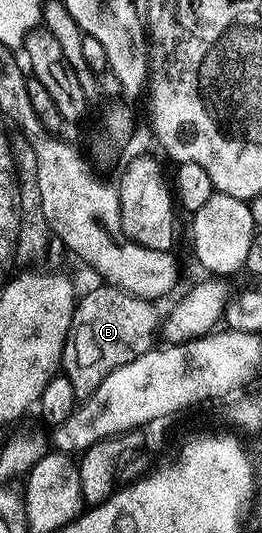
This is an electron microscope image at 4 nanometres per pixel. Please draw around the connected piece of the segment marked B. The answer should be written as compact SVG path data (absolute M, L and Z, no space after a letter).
M100 284L97 290L81 297L72 314L72 326L68 329L64 345L63 377L74 384L77 399L90 395L116 368L138 360L148 350L153 349L152 337L158 334L158 318L153 303L145 298L127 294L116 286Z

